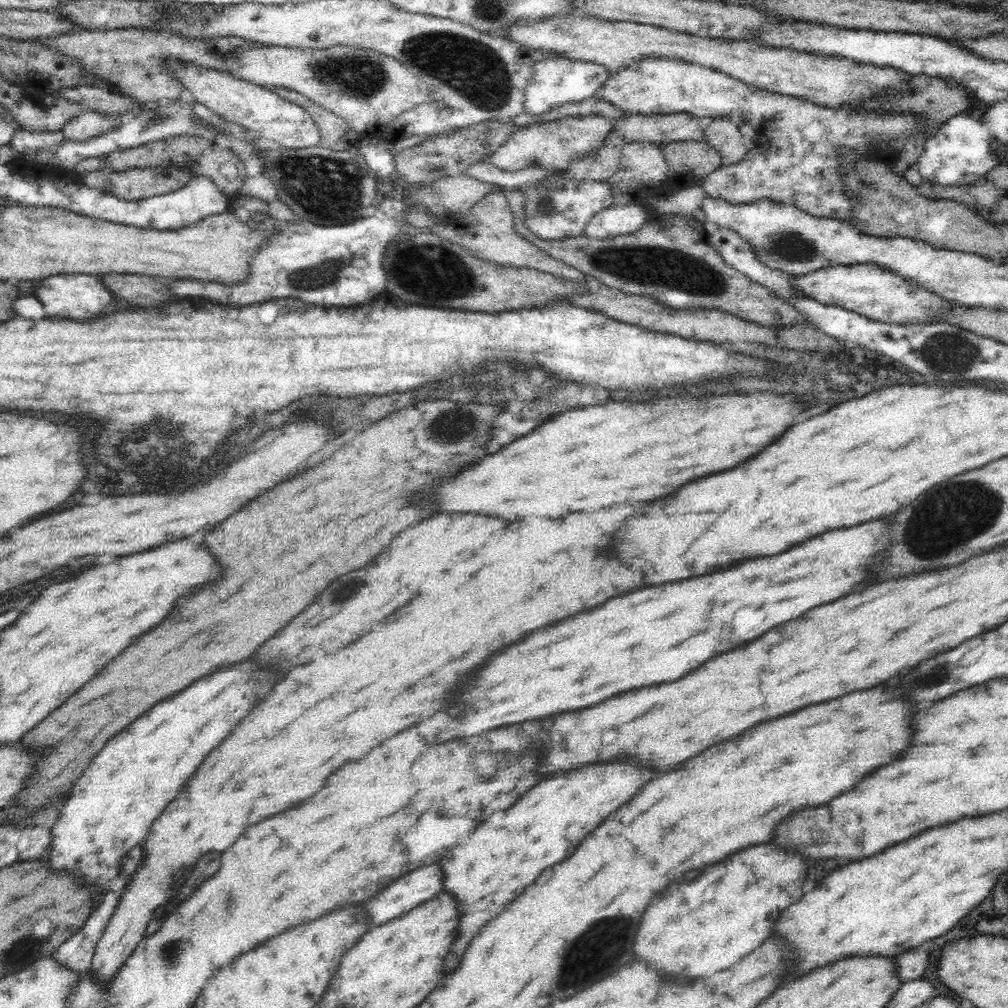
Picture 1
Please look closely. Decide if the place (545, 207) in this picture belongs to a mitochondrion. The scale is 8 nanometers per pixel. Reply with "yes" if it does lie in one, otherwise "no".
yes

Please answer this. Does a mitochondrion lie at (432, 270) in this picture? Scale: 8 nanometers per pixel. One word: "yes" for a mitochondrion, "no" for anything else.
yes

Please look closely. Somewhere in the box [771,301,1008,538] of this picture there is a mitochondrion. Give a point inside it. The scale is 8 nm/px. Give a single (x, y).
(949, 352)

